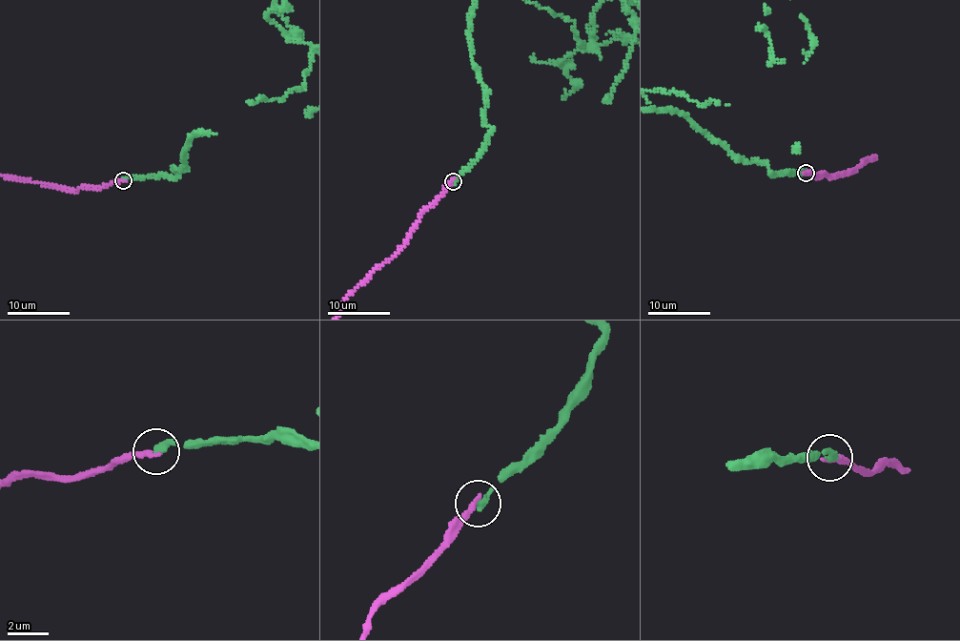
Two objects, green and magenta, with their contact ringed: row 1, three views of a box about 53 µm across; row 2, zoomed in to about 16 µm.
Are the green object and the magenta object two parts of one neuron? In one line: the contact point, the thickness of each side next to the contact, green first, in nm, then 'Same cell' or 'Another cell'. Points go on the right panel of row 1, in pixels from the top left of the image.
Place: (806, 173). Thickness 360 nm (green) against 320 nm. Another cell

